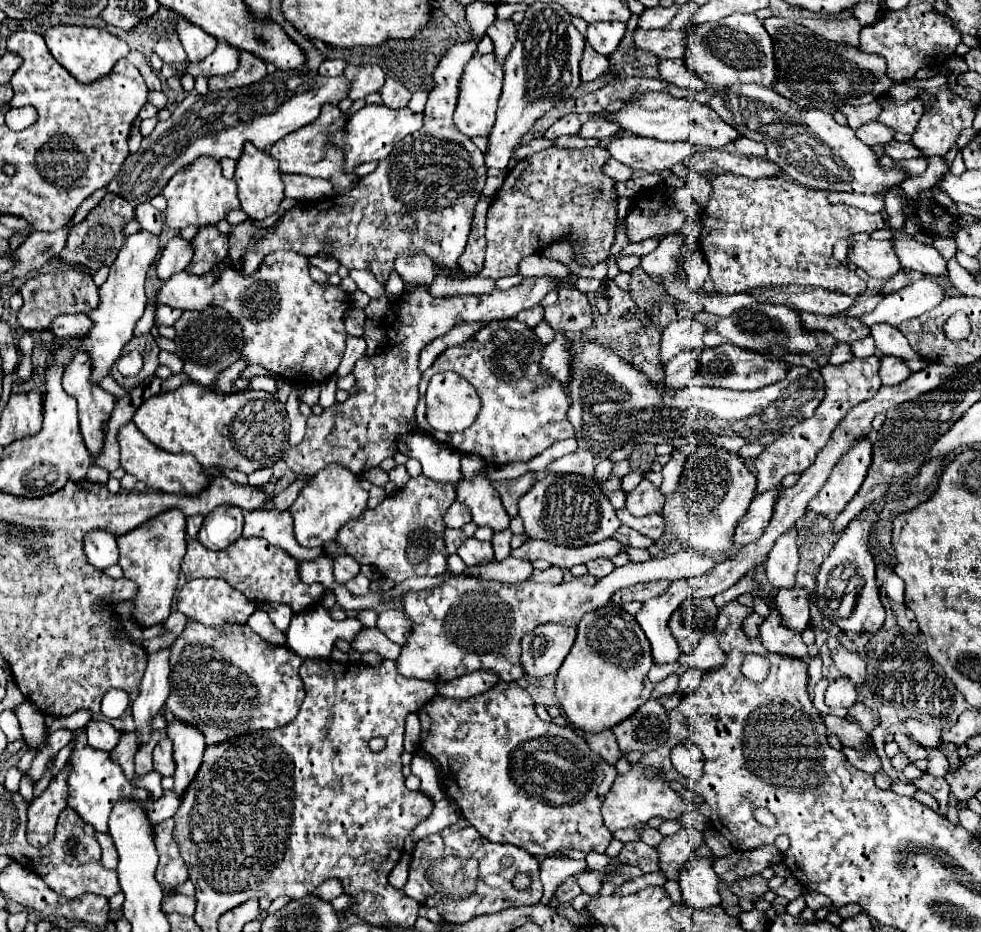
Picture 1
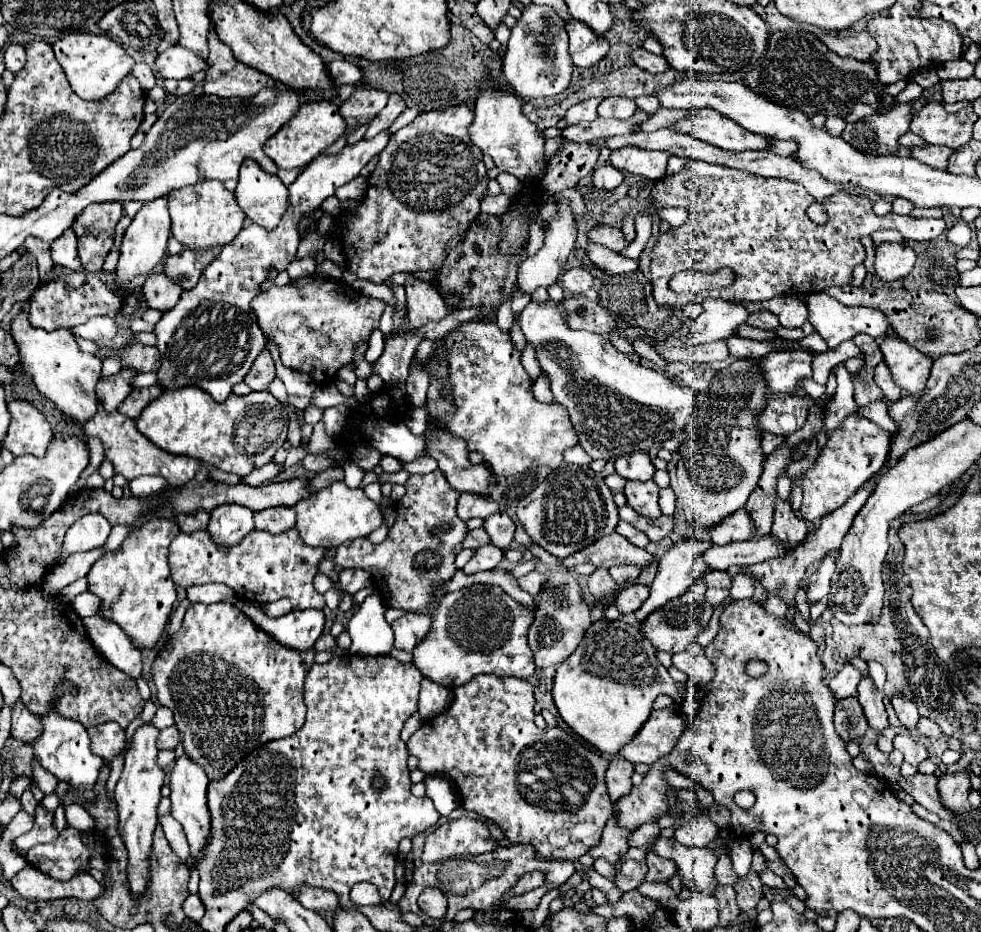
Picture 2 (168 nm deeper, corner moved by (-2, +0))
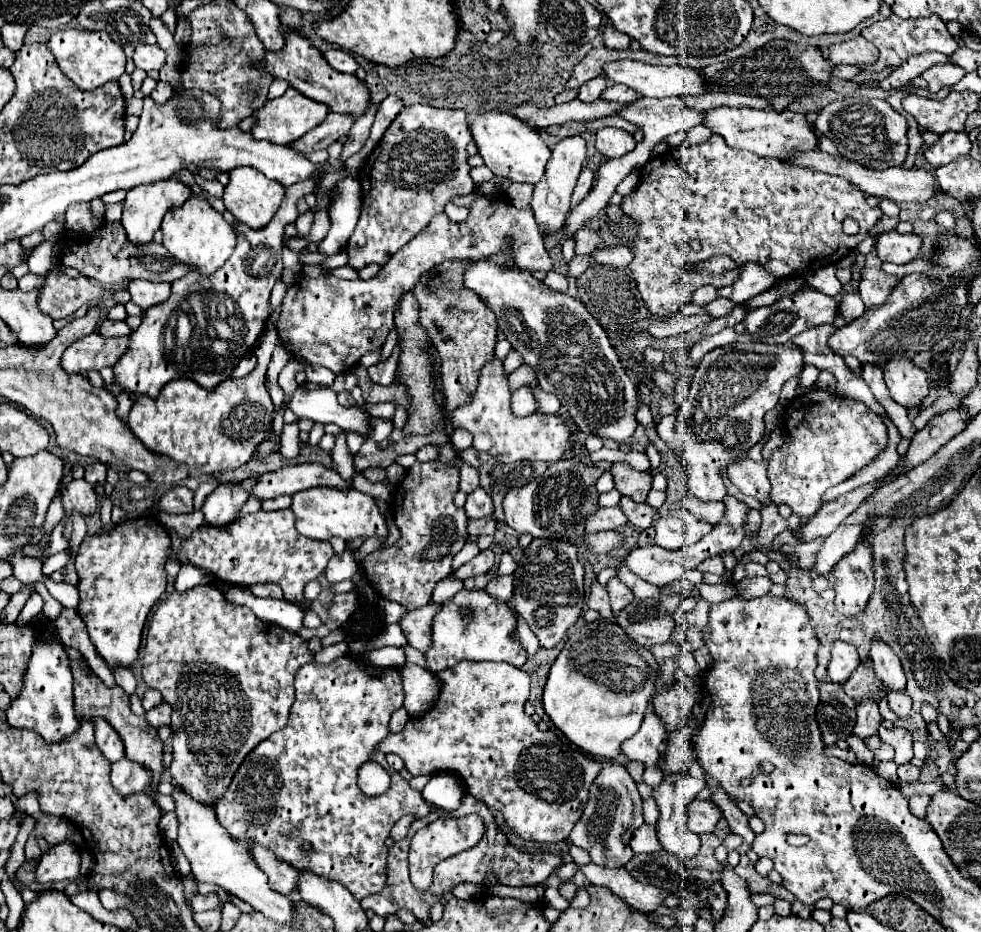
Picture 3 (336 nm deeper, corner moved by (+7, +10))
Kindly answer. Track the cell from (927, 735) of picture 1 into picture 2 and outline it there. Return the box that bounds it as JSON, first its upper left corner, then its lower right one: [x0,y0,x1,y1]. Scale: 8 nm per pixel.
[891,695,919,729]

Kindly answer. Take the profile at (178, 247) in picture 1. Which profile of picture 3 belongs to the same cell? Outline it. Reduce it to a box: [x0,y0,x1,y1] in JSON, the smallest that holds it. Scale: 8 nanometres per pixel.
[128,279,170,309]

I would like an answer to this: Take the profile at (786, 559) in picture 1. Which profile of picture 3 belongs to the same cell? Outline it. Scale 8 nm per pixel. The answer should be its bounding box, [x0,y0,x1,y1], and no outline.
[728,459,772,505]

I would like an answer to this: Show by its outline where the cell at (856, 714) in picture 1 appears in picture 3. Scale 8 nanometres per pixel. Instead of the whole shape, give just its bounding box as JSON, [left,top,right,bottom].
[818,683,856,747]

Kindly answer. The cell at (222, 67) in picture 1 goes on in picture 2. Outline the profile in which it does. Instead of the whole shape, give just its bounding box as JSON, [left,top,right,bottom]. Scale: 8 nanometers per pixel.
[155,45,209,81]

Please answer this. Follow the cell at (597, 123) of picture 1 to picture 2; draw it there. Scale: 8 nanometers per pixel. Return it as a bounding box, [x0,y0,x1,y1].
[599,97,637,119]

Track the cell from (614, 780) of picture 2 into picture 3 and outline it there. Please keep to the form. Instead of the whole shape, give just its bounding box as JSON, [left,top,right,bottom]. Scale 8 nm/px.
[568,761,644,867]

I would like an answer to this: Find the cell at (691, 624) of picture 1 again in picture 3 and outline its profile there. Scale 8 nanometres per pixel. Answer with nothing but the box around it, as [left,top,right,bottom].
[616,599,676,649]

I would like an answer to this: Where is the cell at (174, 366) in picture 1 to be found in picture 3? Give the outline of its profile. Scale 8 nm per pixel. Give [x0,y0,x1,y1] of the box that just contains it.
[62,333,130,373]

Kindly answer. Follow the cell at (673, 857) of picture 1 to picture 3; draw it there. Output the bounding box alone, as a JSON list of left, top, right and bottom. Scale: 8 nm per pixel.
[686,801,722,835]

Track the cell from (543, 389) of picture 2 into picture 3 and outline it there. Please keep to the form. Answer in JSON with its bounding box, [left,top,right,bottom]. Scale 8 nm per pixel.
[512,385,536,415]

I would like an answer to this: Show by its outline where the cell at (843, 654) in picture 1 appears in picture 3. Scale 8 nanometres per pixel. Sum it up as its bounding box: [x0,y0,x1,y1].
[854,699,880,739]

